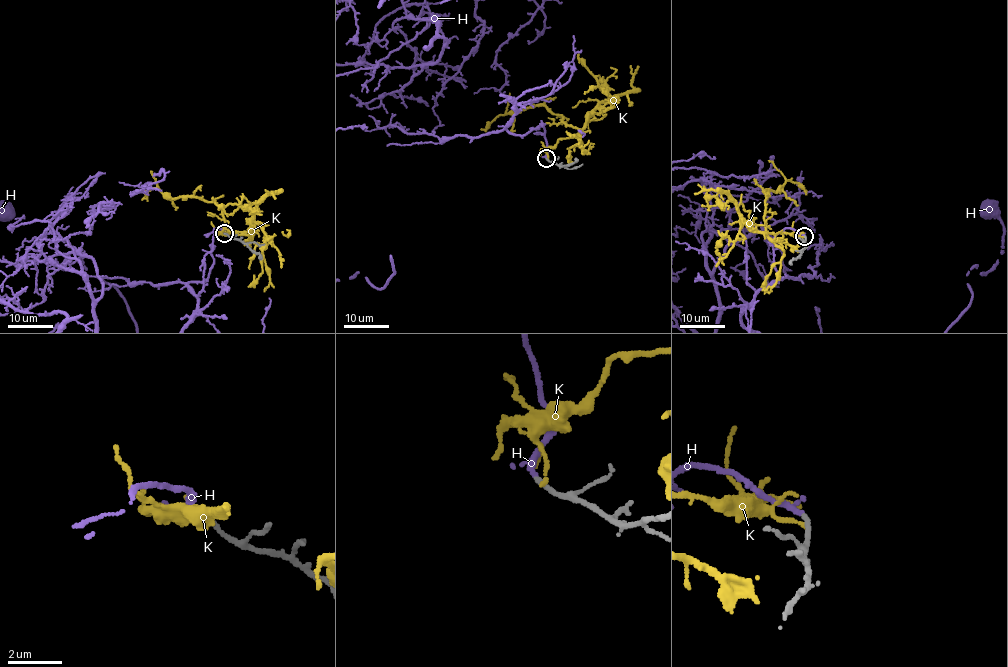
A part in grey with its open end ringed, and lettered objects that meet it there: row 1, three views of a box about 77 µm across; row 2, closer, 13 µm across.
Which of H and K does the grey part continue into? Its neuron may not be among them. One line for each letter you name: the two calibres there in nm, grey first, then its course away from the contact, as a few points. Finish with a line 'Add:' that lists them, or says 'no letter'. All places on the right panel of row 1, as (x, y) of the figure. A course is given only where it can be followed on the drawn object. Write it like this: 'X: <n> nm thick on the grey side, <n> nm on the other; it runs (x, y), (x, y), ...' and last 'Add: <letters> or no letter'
H: 180 nm thick on the grey side, 150 nm on the other
Add: H

